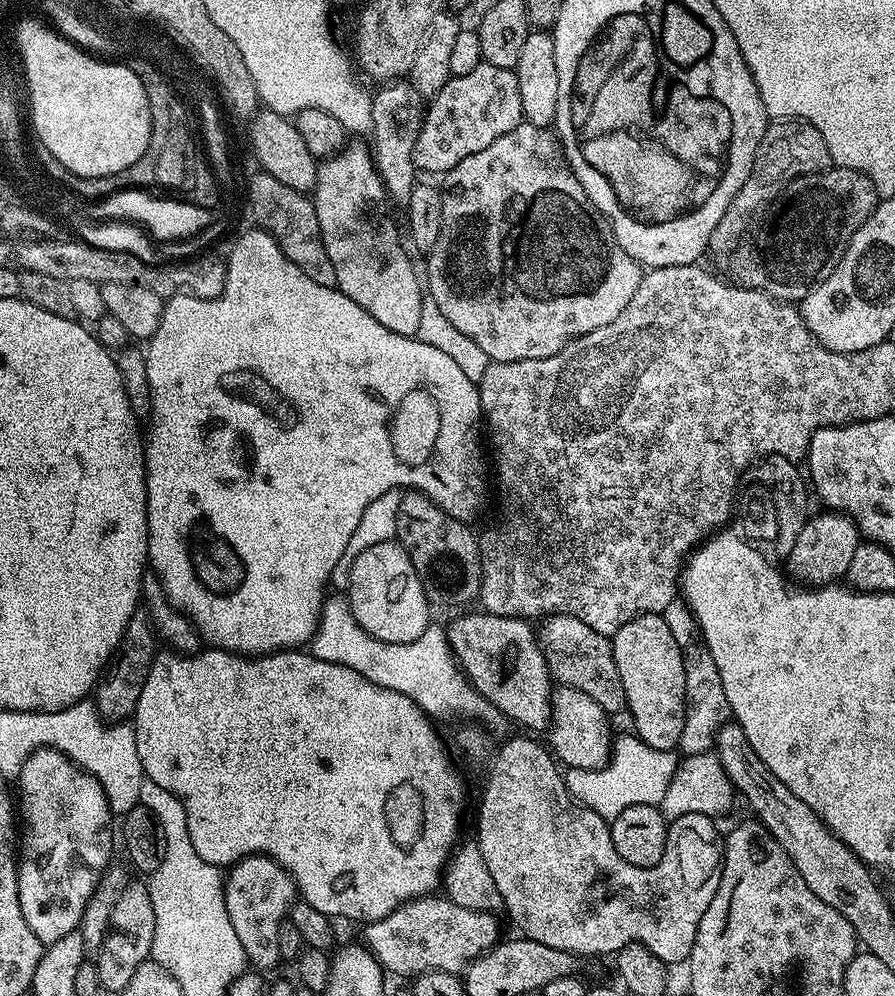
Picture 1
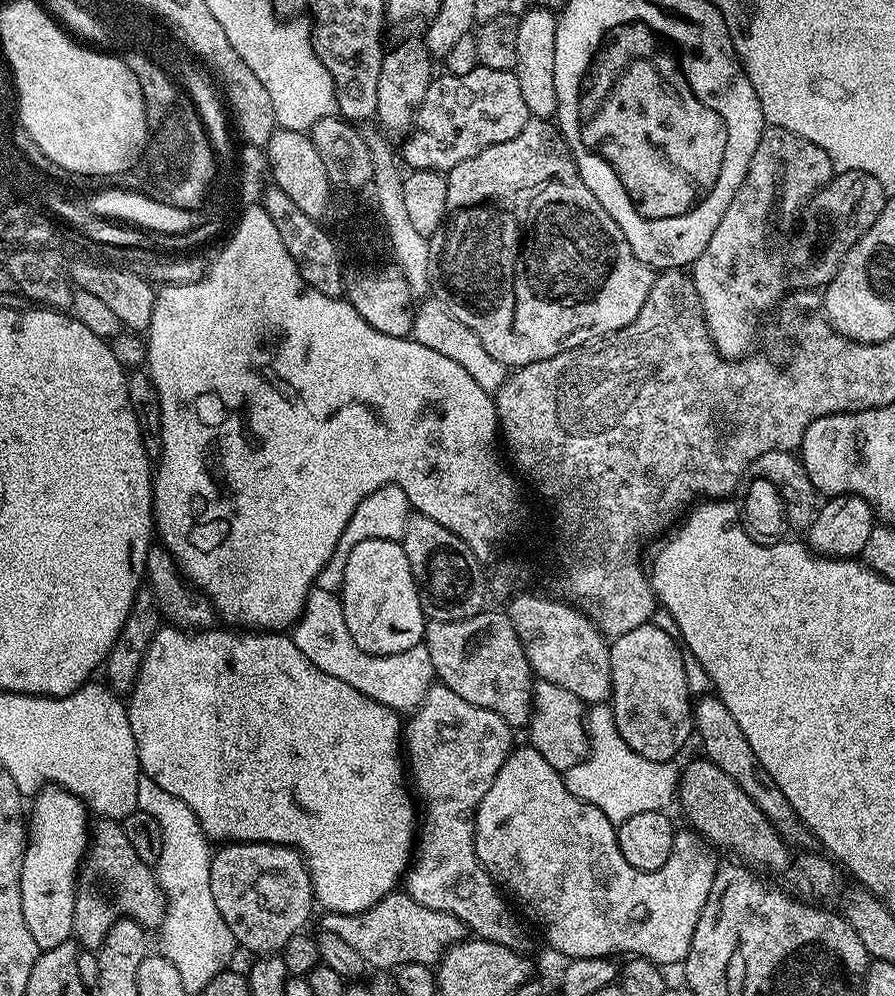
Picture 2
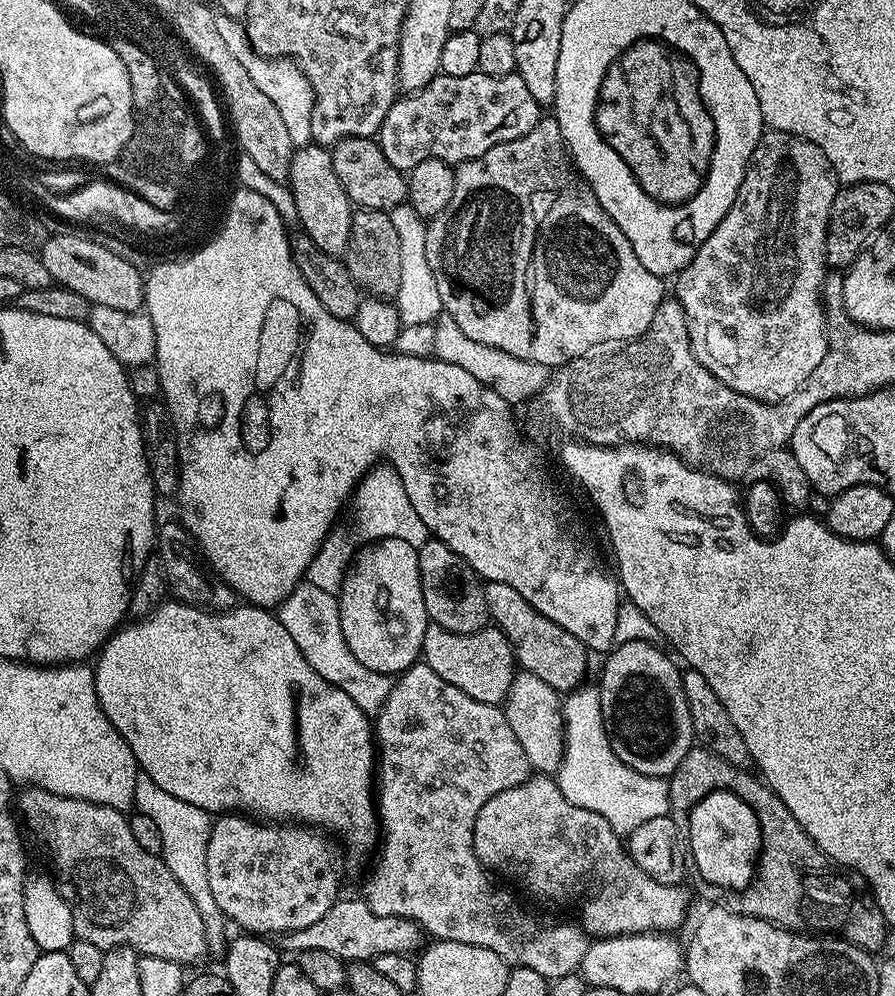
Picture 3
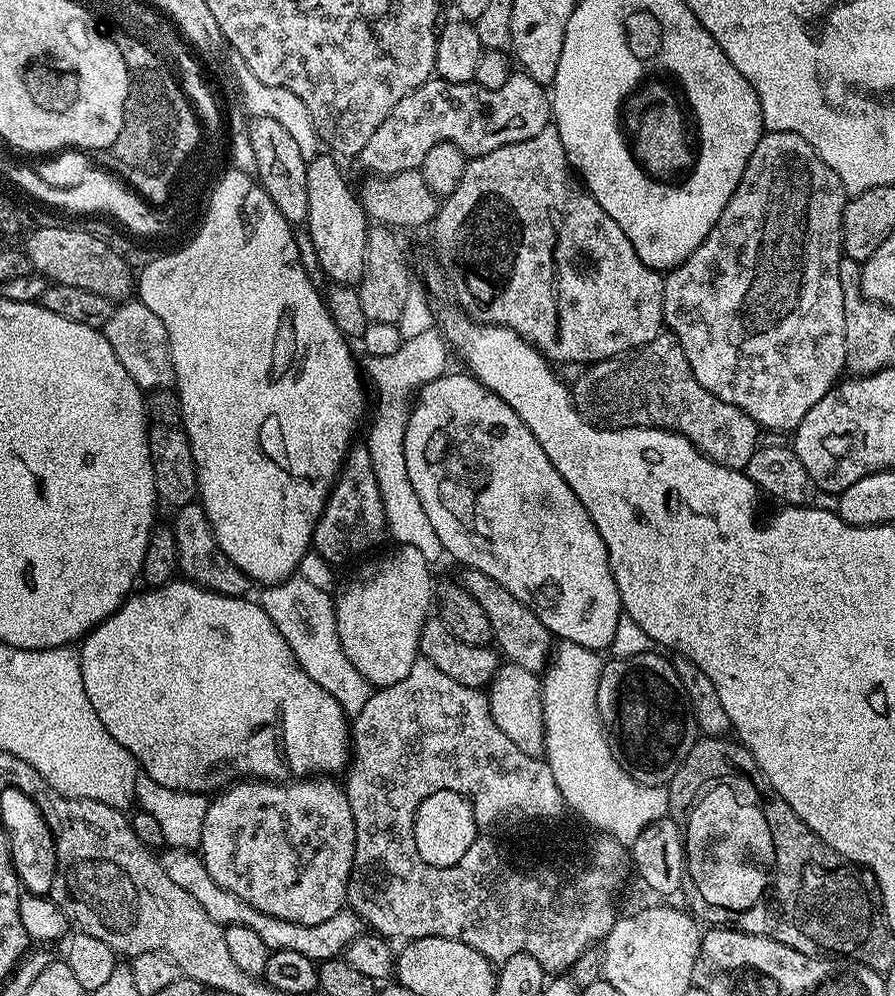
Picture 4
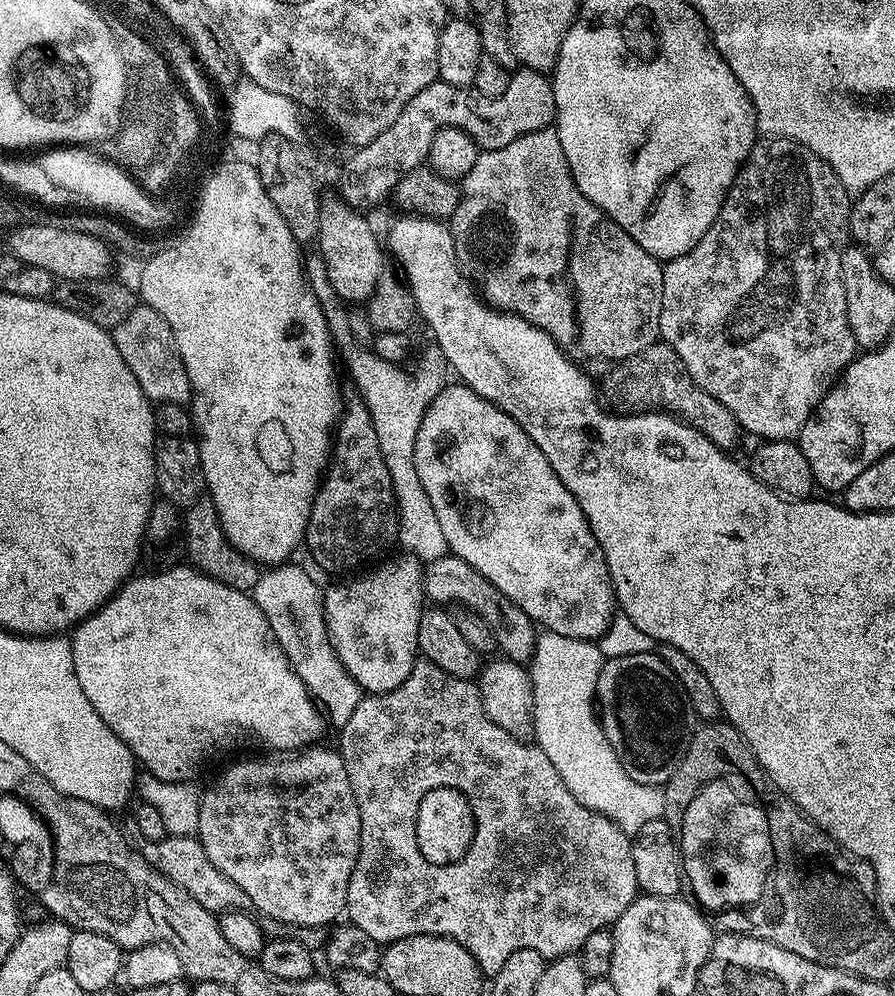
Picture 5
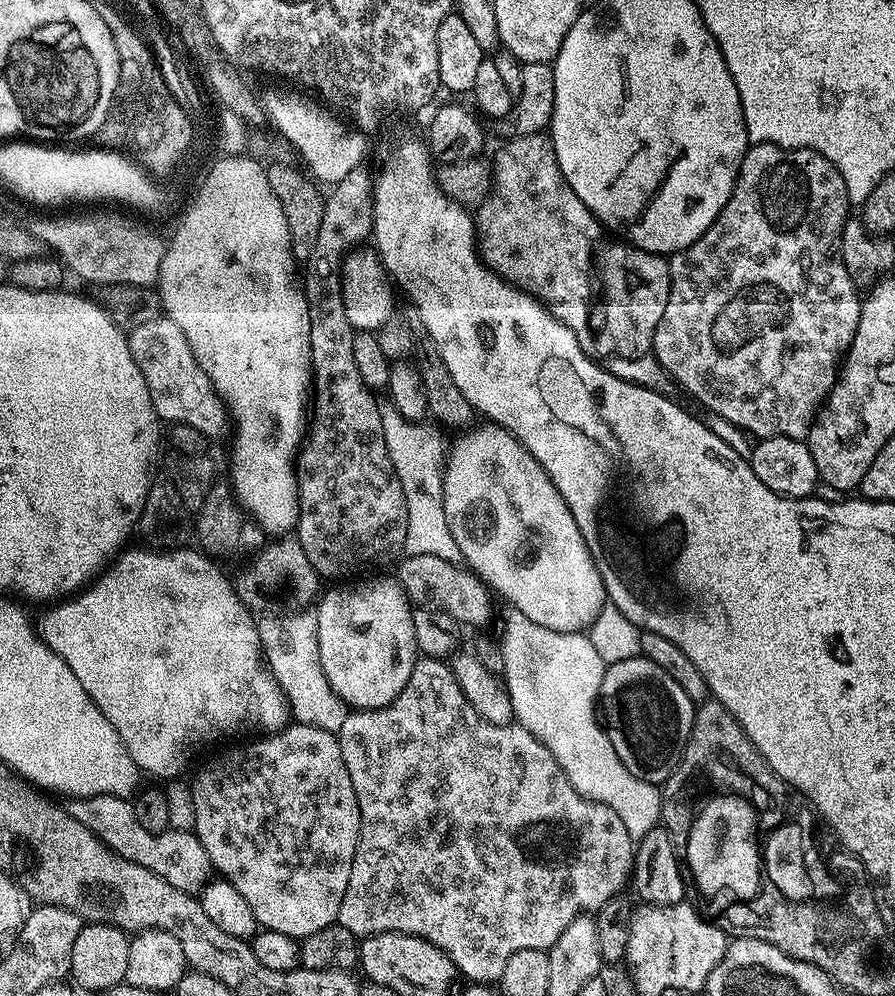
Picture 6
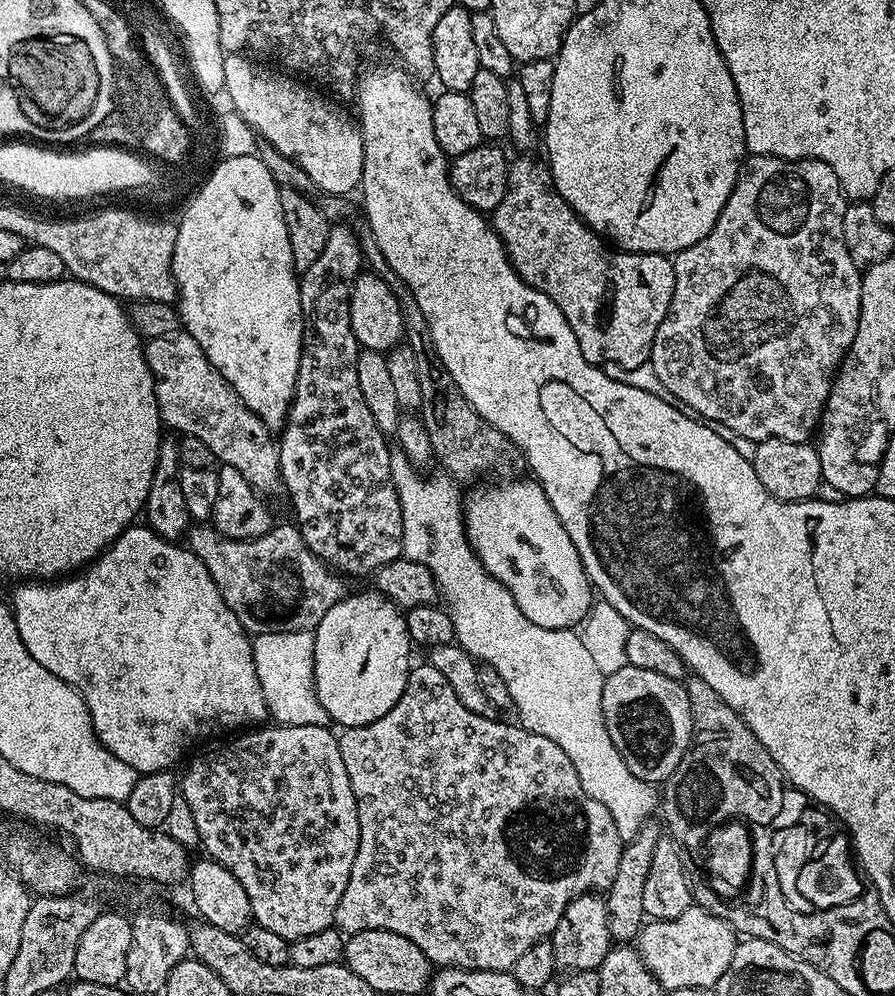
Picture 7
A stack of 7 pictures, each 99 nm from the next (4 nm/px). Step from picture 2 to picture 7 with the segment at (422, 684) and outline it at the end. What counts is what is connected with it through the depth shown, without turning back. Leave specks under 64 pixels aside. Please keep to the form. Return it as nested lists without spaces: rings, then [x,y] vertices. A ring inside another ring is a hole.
[[[311,631],[306,632],[267,632],[252,640],[252,657],[258,674],[258,682],[262,686],[262,698],[267,715],[272,716],[277,725],[283,726],[318,726],[329,723],[326,710],[322,710],[322,702],[318,702],[318,694],[314,686],[314,642],[315,635]]]

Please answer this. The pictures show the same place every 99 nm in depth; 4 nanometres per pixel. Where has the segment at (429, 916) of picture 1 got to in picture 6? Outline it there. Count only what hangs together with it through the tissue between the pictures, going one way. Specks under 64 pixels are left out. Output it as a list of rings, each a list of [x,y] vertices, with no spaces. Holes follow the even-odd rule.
[[[82,796],[73,799],[67,809],[71,816],[78,818],[93,834],[99,836],[108,848],[122,858],[132,860],[138,866],[158,874],[158,878],[170,882],[170,886],[178,886],[178,890],[199,894],[204,891],[204,885],[209,883],[213,875],[210,854],[206,854],[195,831],[169,830],[150,834],[150,830],[142,830],[142,826],[138,826],[131,799],[122,796]]]

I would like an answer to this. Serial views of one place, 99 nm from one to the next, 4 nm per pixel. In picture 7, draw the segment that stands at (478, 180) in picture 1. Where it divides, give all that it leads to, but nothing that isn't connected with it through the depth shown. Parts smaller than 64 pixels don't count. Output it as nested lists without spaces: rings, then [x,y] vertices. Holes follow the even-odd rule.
[[[528,154],[521,155],[516,159],[520,160],[513,159],[508,170],[508,189],[506,194],[502,198],[502,202],[498,202],[498,206],[490,214],[492,229],[498,234],[498,238],[504,244],[508,261],[512,263],[516,273],[529,286],[542,294],[546,294],[546,298],[550,298],[550,302],[554,302],[554,306],[558,306],[558,310],[562,310],[566,322],[574,330],[574,338],[578,338],[578,346],[582,350],[582,358],[586,358],[590,363],[597,366],[603,366],[606,362],[618,362],[618,366],[633,368],[634,366],[642,366],[649,363],[652,359],[654,334],[658,334],[658,326],[662,322],[662,318],[666,318],[666,314],[670,310],[670,302],[674,298],[673,261],[662,252],[626,252],[609,246],[580,219],[578,213],[566,202],[566,198],[562,198],[562,194],[558,194],[558,190],[552,181],[552,170],[543,159],[532,160],[536,158]]]

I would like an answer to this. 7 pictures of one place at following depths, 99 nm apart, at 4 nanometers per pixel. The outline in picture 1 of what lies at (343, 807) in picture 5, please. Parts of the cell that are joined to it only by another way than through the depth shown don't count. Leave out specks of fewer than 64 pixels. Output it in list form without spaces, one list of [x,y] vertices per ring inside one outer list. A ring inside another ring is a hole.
[[[253,854],[243,856],[227,869],[224,876],[224,905],[226,914],[230,918],[230,926],[234,926],[234,934],[238,934],[238,942],[242,942],[244,959],[253,969],[265,970],[272,968],[276,963],[281,963],[279,944],[279,927],[284,920],[289,919],[290,909],[298,899],[296,883],[283,866],[269,856]]]

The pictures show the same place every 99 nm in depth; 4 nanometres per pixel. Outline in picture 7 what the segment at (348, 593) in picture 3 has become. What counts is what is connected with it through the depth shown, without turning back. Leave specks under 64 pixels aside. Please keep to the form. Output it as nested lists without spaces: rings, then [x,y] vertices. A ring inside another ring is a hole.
[[[375,590],[369,592],[356,592],[345,595],[343,600],[340,600],[334,606],[330,606],[330,610],[326,610],[326,614],[322,618],[322,622],[316,625],[314,635],[314,666],[313,680],[318,694],[318,702],[322,702],[322,710],[326,710],[329,721],[333,725],[340,724],[341,729],[357,728],[358,726],[366,726],[370,722],[378,722],[378,718],[382,718],[382,714],[387,714],[393,708],[394,702],[398,702],[398,698],[402,698],[402,690],[406,690],[406,682],[408,681],[408,673],[413,667],[414,659],[412,660],[412,651],[414,645],[412,639],[408,636],[408,627],[404,621],[405,613],[388,597],[382,595]]]

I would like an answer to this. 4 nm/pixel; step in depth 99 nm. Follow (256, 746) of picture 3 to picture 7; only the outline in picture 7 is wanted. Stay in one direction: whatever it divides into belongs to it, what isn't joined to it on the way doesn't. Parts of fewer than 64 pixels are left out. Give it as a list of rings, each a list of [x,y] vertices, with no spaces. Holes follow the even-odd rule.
[[[133,526],[120,535],[113,544],[108,545],[91,564],[83,569],[82,574],[72,574],[55,582],[20,582],[12,592],[10,607],[12,616],[18,626],[18,634],[30,650],[30,656],[36,662],[46,666],[50,674],[62,678],[71,688],[80,693],[86,702],[96,737],[105,748],[122,758],[126,766],[130,766],[137,774],[145,772],[166,772],[175,769],[180,759],[183,761],[184,748],[188,748],[196,740],[200,732],[200,724],[208,728],[216,728],[221,724],[224,728],[240,728],[245,726],[260,726],[265,723],[266,709],[262,698],[262,686],[258,682],[258,674],[252,657],[252,640],[244,631],[242,622],[226,606],[222,594],[218,594],[218,586],[214,586],[214,578],[210,578],[210,570],[200,561],[191,548],[179,543],[162,539],[157,532],[147,526]]]

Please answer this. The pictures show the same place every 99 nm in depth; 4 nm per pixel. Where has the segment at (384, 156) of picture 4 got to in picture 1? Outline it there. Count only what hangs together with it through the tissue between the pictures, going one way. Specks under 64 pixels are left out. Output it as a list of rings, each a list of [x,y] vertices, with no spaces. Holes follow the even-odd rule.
[[[482,62],[470,74],[449,78],[442,90],[427,101],[412,161],[421,173],[449,172],[462,158],[470,158],[470,154],[486,150],[490,142],[498,142],[502,134],[510,134],[523,120],[522,94],[518,94],[515,71]]]

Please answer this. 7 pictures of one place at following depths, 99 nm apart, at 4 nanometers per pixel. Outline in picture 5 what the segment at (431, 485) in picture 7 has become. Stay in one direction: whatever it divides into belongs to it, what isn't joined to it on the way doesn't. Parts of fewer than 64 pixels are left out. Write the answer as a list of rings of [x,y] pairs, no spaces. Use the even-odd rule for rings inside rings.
[[[332,324],[328,331],[334,341],[335,349],[348,363],[348,372],[352,375],[355,391],[366,402],[374,422],[374,434],[378,434],[378,446],[382,446],[382,458],[388,460],[388,469],[392,475],[392,485],[396,491],[396,506],[400,509],[399,547],[405,553],[417,556],[421,562],[437,560],[449,555],[446,534],[438,526],[438,514],[430,506],[430,498],[418,478],[416,469],[415,446],[423,418],[428,413],[432,399],[443,390],[449,375],[448,359],[442,350],[429,346],[424,352],[424,361],[413,376],[407,376],[401,365],[386,362],[371,347],[359,344],[350,330],[350,324]],[[541,631],[530,659],[532,732],[535,743],[554,762],[554,770],[566,782],[570,794],[591,812],[610,818],[632,838],[646,822],[663,817],[664,794],[655,784],[634,782],[606,738],[594,711],[596,683],[604,662],[605,656],[591,640]]]

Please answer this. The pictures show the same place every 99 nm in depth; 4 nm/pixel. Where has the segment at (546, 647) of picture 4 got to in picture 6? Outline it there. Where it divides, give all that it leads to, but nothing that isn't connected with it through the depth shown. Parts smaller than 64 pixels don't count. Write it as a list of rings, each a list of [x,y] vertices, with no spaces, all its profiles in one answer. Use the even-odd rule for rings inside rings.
[[[434,554],[405,555],[399,564],[398,579],[415,607],[442,610],[442,614],[450,614],[461,626],[484,628],[491,622],[494,596],[475,572],[446,562],[446,558],[434,558]]]

